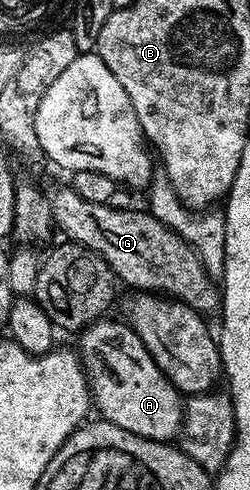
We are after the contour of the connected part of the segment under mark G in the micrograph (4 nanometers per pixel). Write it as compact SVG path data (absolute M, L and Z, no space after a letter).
M70 184L52 192L50 199L58 232L63 232L68 242L84 245L103 256L122 284L124 281L132 285L135 291L174 297L204 315L220 312L220 286L216 278L208 275L194 245L161 223L150 211L139 207L114 209L109 204L89 203L89 199L83 199Z

